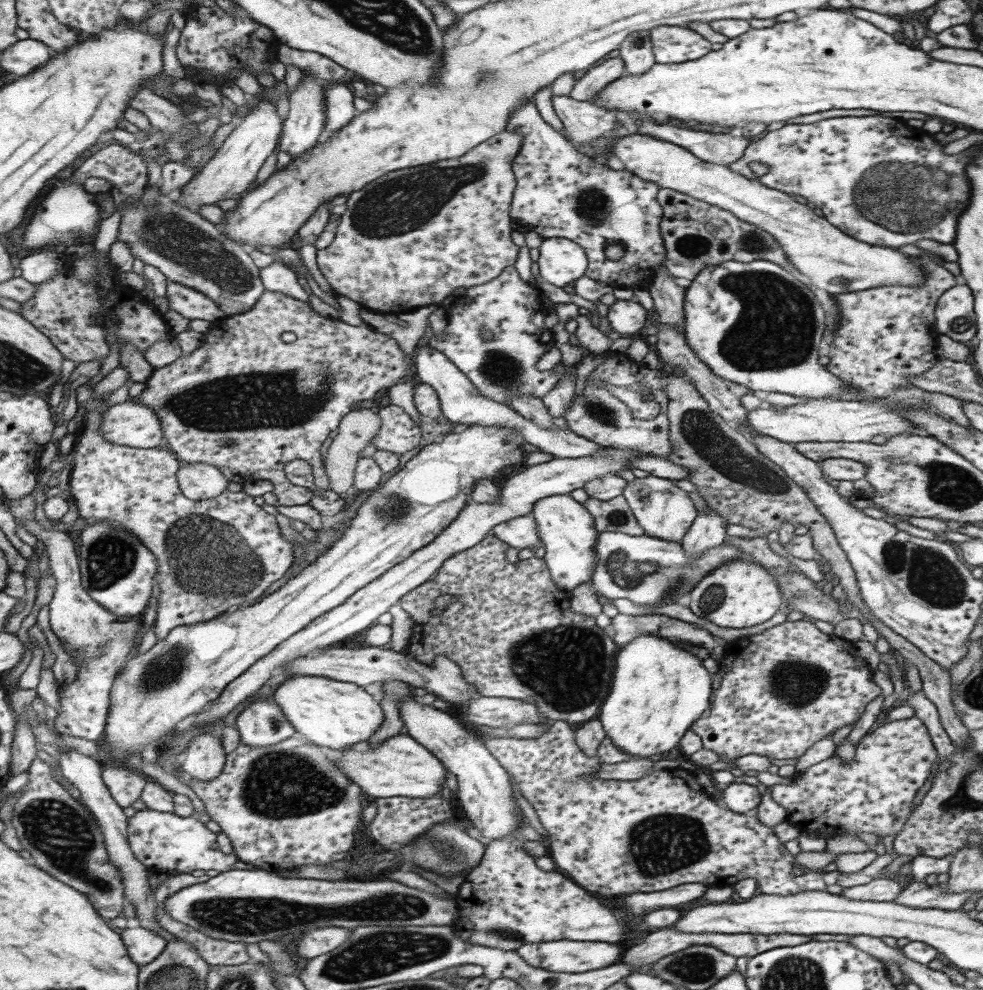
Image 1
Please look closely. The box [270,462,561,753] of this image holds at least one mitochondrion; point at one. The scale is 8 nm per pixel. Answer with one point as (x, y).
(392, 509)

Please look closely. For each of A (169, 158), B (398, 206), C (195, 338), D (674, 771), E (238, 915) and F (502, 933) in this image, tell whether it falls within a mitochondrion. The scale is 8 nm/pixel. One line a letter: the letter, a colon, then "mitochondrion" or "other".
A: other
B: mitochondrion
C: other
D: other
E: mitochondrion
F: mitochondrion

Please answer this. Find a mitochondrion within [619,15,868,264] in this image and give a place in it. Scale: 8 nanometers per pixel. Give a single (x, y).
(756, 242)

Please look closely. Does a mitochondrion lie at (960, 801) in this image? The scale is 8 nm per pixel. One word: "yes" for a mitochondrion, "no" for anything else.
yes

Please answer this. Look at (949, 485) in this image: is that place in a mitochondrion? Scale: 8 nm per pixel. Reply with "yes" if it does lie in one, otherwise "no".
yes

